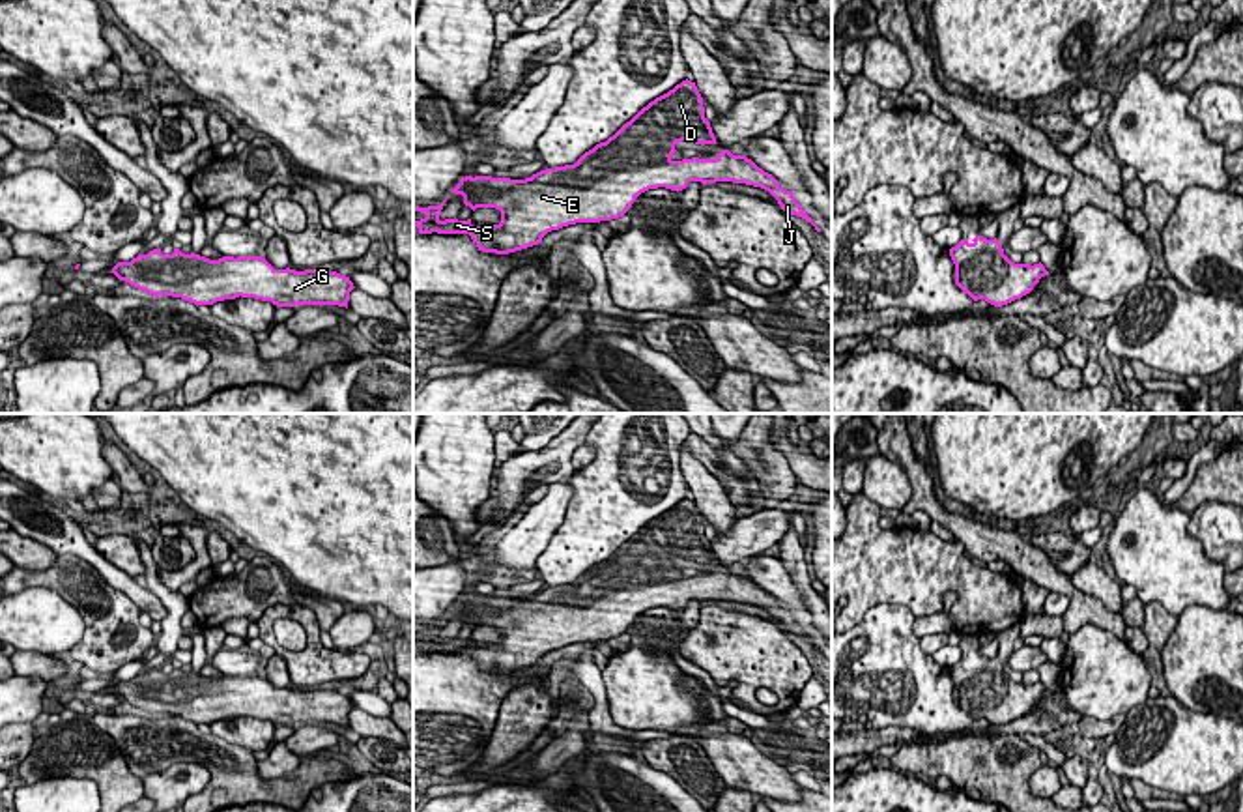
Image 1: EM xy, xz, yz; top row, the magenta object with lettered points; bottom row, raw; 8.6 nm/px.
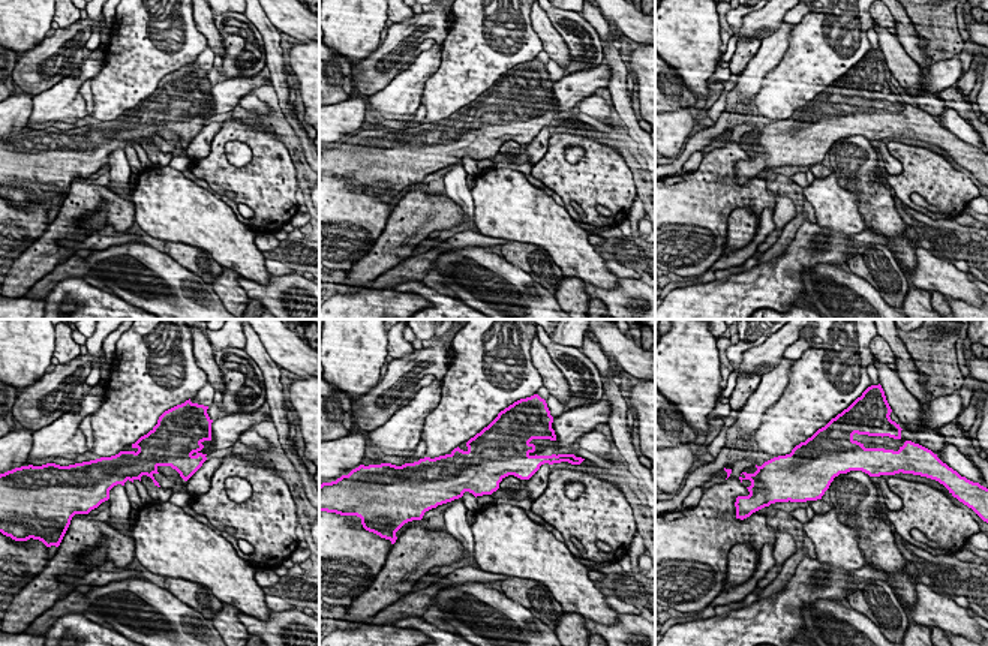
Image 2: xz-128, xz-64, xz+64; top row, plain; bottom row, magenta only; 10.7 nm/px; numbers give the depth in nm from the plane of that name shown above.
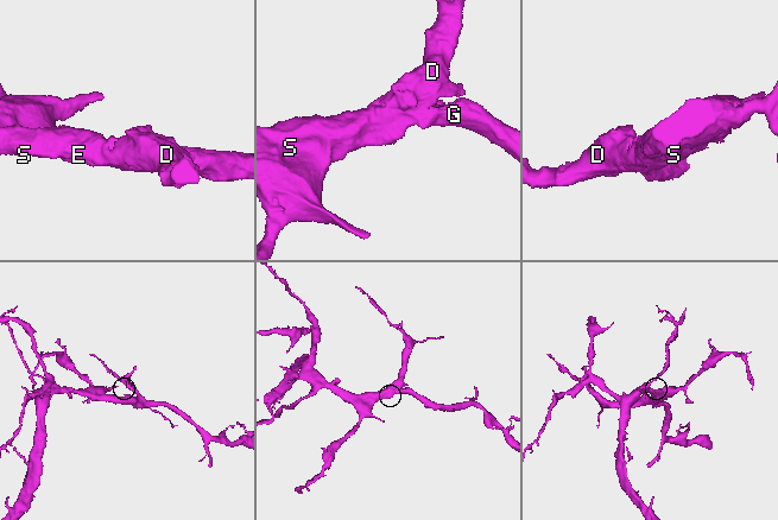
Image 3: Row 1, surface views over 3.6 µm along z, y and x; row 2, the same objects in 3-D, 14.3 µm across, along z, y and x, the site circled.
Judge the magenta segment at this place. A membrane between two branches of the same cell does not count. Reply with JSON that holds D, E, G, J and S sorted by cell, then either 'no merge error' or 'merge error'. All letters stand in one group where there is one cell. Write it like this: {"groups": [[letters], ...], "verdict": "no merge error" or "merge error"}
{"groups": [["D", "E", "G", "J", "S"]], "verdict": "no merge error"}

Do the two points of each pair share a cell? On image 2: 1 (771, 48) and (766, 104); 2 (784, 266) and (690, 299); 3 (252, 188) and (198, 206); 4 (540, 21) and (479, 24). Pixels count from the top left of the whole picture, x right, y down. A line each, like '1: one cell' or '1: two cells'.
1: two cells
2: one cell
3: two cells
4: two cells

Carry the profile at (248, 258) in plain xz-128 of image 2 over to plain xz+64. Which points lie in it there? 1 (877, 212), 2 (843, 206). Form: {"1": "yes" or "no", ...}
{"1": "no", "2": "yes"}

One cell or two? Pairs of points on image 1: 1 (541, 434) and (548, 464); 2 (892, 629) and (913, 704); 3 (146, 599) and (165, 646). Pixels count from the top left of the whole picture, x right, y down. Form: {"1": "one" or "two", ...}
{"1": "two", "2": "one", "3": "two"}

